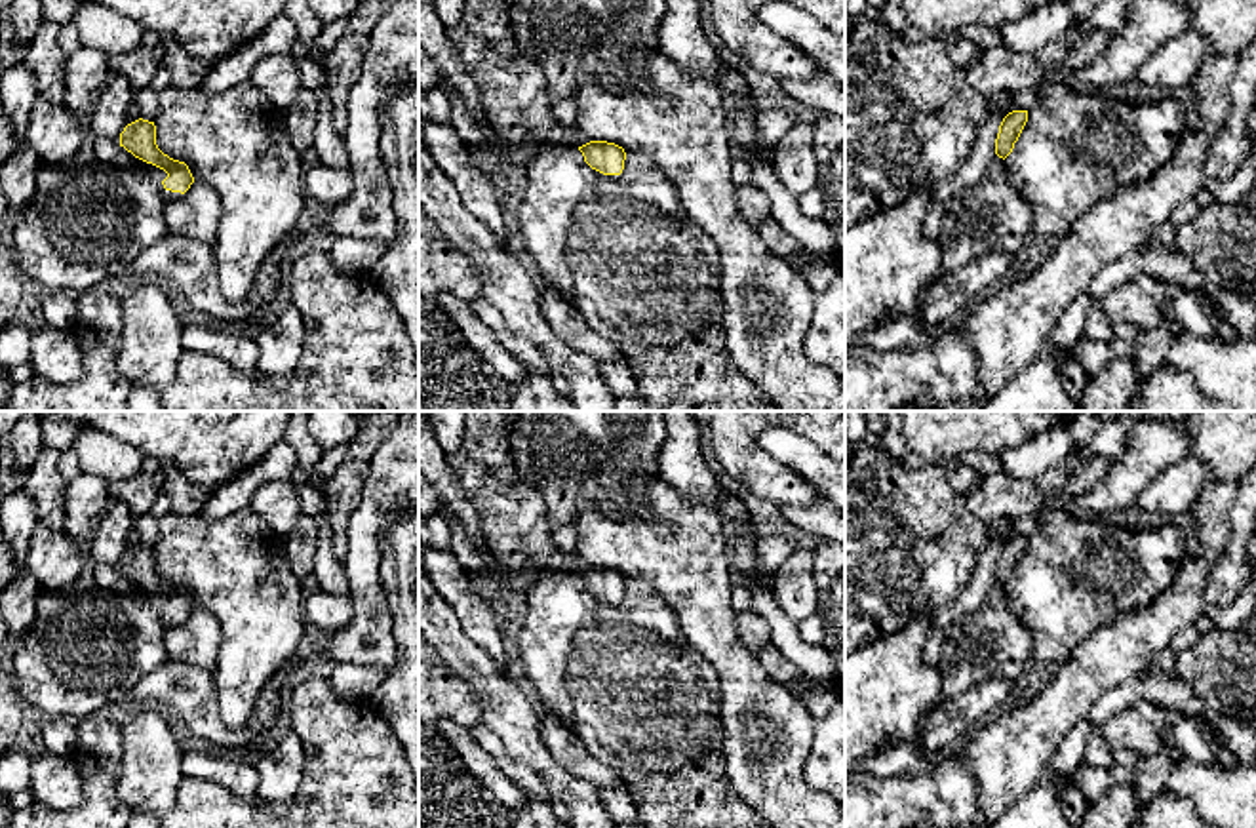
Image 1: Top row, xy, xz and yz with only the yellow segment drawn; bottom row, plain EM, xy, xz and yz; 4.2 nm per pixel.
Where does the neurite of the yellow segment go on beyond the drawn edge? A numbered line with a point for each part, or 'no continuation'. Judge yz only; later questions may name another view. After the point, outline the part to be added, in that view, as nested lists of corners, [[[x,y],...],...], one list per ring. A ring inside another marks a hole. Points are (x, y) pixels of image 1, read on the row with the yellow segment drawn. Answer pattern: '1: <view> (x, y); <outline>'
1: yz (990, 217); [[[993,154],[982,179],[946,204],[940,278],[988,255],[1016,257],[1033,238],[1033,211]]]

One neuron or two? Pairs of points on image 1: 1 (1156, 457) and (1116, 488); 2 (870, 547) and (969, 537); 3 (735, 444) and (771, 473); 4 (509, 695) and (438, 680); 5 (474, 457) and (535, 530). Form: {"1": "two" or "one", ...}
{"1": "one", "2": "one", "3": "one", "4": "two", "5": "one"}

